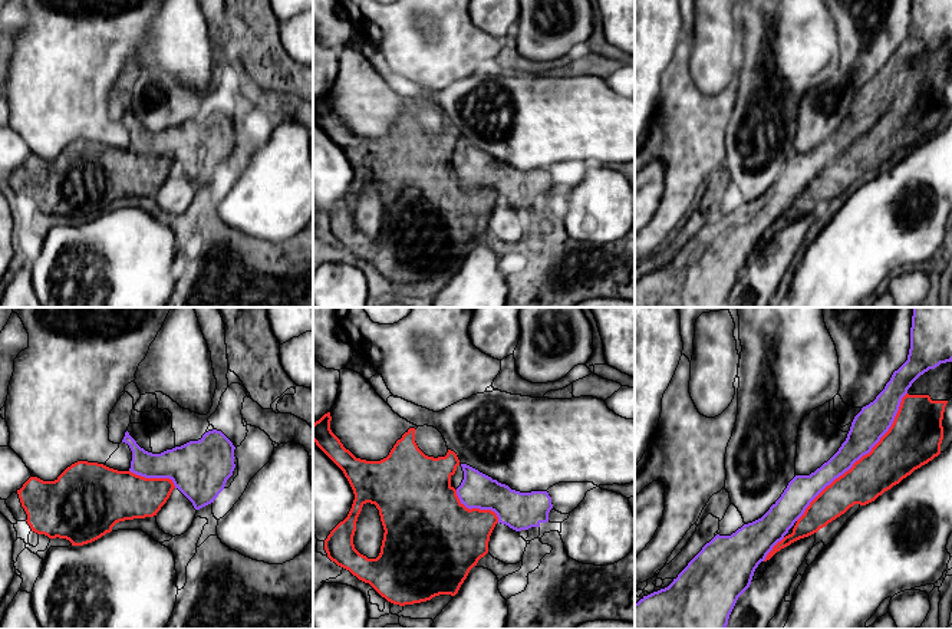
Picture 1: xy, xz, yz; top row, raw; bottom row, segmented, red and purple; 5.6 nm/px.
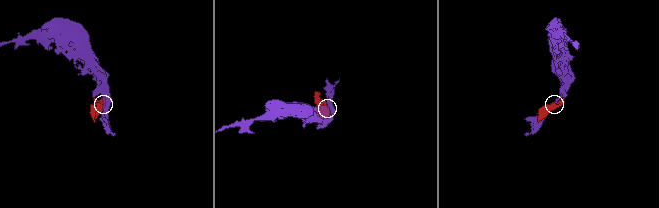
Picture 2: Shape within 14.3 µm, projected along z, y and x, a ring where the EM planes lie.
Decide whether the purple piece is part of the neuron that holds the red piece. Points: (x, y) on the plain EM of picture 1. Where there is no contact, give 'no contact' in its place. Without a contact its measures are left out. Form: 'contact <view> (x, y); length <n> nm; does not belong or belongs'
contact yz (862, 135); length 950 nm; does not belong

